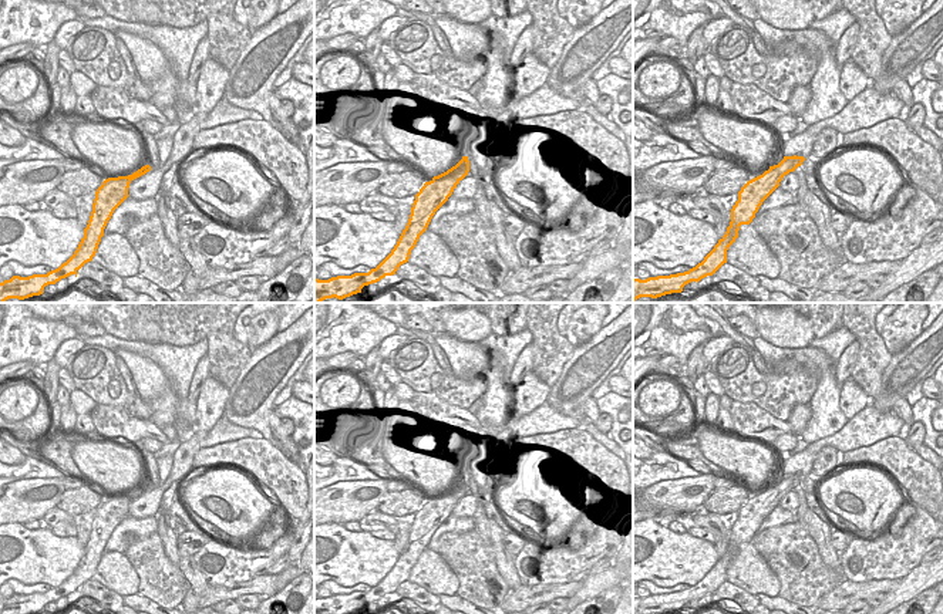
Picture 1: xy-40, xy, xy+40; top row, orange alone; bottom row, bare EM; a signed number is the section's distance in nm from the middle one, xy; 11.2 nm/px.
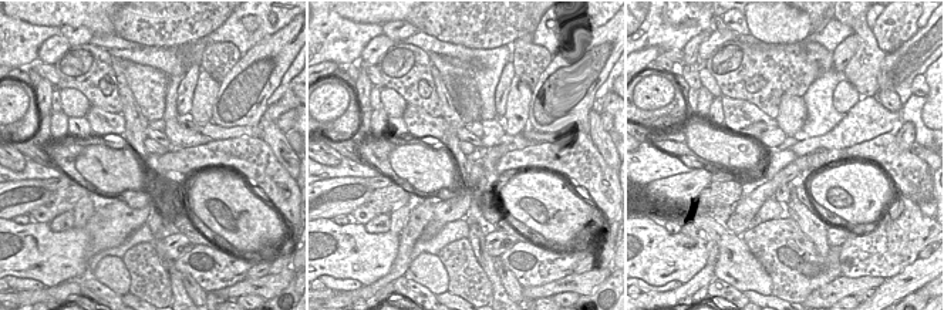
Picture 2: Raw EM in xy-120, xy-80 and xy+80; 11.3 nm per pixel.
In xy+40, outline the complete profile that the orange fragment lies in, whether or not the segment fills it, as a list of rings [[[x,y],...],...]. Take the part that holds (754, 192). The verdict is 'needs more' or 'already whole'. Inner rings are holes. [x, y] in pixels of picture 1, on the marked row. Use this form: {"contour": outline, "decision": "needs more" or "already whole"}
{"contour": [[[784,156],[762,175],[748,181],[738,192],[738,200],[731,209],[731,222],[725,235],[701,263],[684,273],[649,277],[646,280],[633,279],[633,303],[640,297],[657,298],[671,293],[681,293],[683,287],[691,281],[700,281],[713,276],[727,263],[727,250],[738,237],[741,225],[750,225],[762,202],[779,186],[785,175],[794,172],[805,161],[804,156]]], "decision": "already whole"}

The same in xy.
{"contour": [[[462,156],[455,166],[425,182],[415,195],[408,223],[391,253],[368,273],[337,276],[329,280],[314,279],[314,303],[321,303],[333,297],[343,300],[361,293],[364,286],[377,283],[385,276],[395,274],[398,267],[408,262],[411,250],[415,247],[420,236],[427,230],[435,212],[448,200],[468,172],[468,156]]], "decision": "already whole"}

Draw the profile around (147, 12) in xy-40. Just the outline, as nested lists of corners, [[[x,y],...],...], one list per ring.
[[[144,0],[132,1],[132,13],[141,23],[159,26],[161,10],[159,4],[155,4],[154,1],[144,1]]]

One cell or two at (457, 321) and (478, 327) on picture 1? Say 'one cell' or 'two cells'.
one cell

